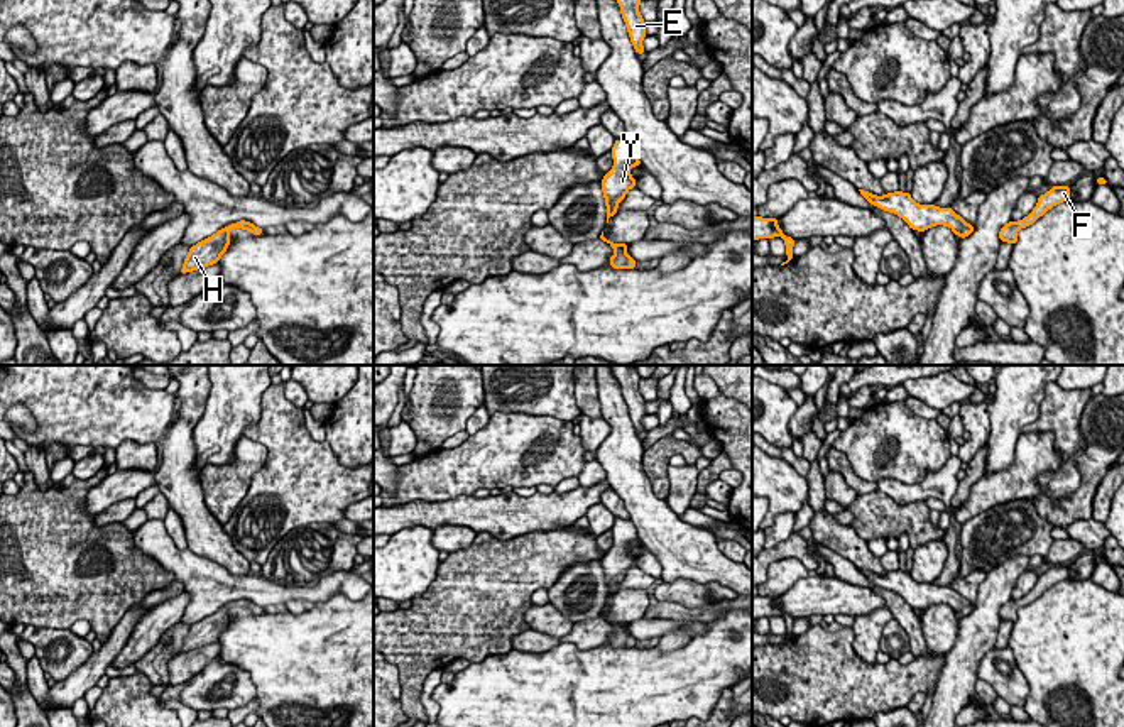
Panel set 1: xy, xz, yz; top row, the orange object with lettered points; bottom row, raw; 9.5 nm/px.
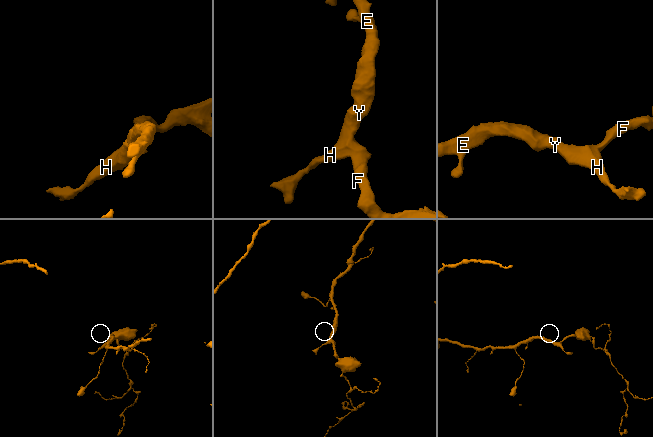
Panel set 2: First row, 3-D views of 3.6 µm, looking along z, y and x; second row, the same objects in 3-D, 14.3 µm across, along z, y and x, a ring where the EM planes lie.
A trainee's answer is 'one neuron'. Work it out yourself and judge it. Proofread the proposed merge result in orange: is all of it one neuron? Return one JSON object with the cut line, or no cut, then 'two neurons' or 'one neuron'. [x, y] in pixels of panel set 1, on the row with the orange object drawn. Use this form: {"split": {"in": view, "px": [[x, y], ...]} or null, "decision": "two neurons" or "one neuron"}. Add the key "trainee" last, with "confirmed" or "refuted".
{"split": null, "decision": "one neuron", "trainee": "confirmed"}

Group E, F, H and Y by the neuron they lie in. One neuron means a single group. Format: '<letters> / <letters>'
E F H Y

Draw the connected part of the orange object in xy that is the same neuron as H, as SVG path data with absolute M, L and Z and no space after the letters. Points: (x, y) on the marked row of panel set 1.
M240 220L237 223L232 223L215 235L201 240L199 243L193 245L188 252L188 257L184 259L184 265L179 274L186 274L196 269L203 269L211 264L218 264L220 257L225 254L225 250L230 245L228 232L233 228L243 228L248 230L252 235L262 235L264 230L252 225L250 221Z

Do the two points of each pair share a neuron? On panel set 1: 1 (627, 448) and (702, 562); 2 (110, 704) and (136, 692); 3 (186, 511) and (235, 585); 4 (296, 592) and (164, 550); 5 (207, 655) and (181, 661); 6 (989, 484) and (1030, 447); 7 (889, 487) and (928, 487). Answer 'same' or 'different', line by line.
1: same
2: same
3: different
4: same
5: same
6: same
7: same

